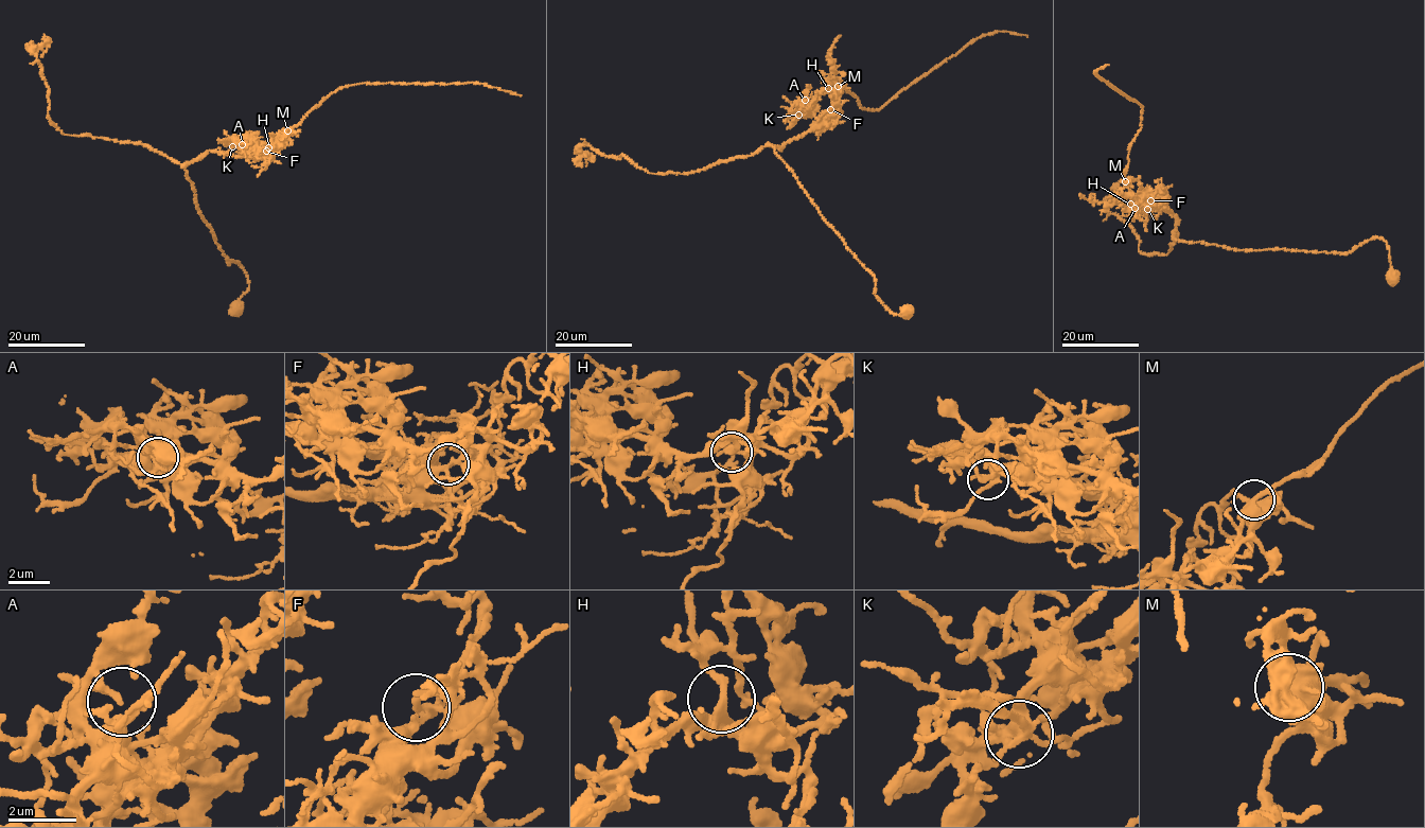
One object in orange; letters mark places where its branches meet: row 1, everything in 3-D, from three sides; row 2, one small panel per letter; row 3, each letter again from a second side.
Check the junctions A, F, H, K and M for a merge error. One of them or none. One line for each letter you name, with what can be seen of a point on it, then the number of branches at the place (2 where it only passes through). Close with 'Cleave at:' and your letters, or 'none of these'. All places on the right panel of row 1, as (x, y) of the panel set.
F: Place: (1150, 200). Branches: 5
Cleave at: F

